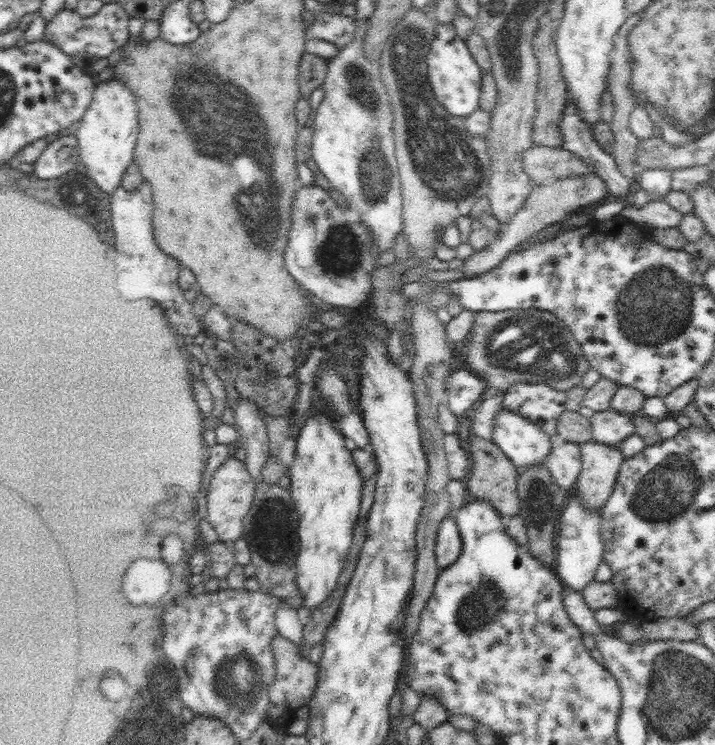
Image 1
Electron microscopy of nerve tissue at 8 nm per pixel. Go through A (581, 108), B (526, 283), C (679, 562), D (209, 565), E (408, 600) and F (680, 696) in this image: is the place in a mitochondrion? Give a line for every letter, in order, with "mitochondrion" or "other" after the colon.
A: other
B: other
C: other
D: other
E: other
F: mitochondrion

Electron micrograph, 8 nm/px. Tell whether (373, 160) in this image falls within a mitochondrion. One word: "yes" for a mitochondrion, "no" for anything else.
yes

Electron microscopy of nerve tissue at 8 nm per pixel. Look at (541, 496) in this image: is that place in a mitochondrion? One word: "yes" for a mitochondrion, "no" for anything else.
yes

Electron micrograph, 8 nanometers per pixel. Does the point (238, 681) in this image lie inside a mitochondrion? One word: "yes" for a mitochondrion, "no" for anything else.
yes

